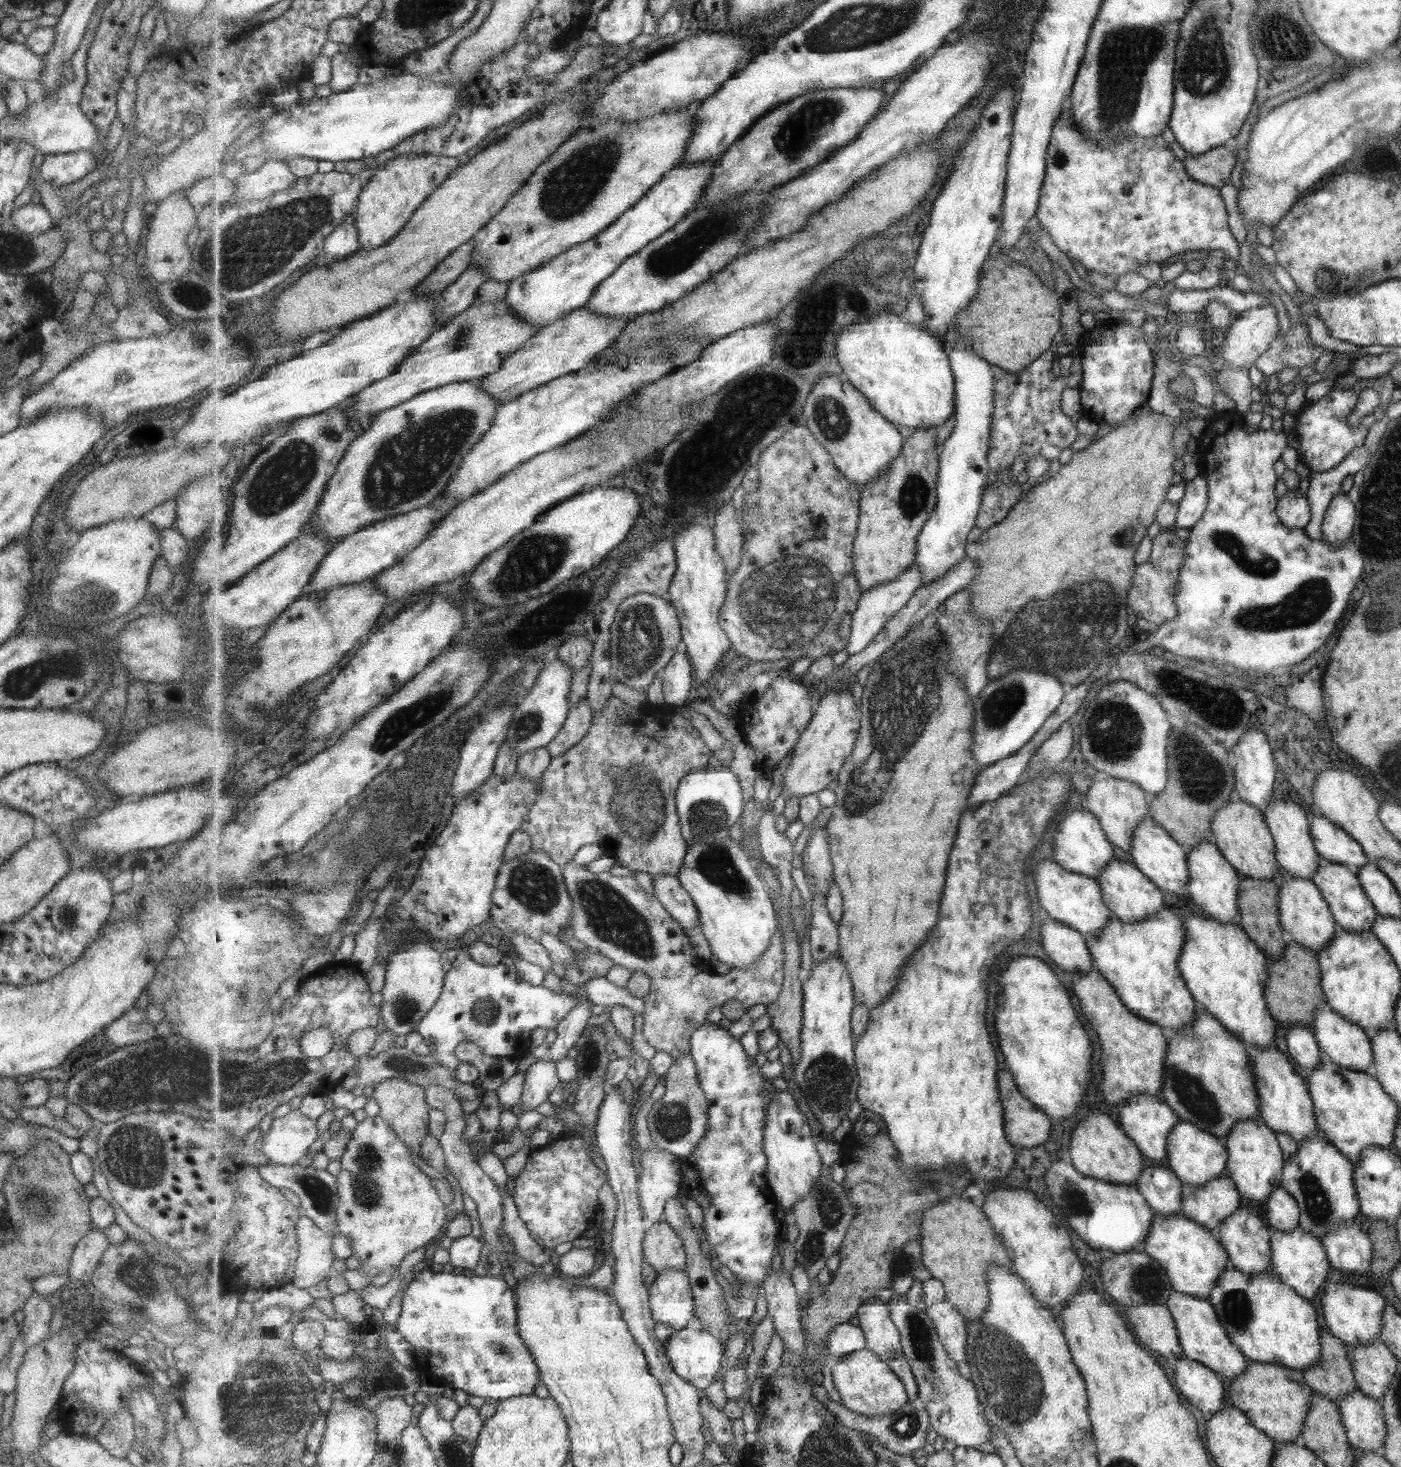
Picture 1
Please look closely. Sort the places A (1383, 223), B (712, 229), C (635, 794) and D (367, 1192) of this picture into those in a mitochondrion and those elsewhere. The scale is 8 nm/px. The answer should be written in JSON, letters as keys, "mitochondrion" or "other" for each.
{"A":"other","B":"mitochondrion","C":"mitochondrion","D":"mitochondrion"}

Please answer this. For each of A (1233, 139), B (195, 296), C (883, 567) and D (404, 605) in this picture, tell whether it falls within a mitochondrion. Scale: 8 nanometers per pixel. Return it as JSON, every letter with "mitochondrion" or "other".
{"A":"other","B":"mitochondrion","C":"other","D":"other"}

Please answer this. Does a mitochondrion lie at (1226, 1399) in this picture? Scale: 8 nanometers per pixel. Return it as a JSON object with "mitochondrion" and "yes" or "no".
{"mitochondrion":"no"}

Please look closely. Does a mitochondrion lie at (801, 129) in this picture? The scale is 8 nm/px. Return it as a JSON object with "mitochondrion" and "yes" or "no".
{"mitochondrion":"yes"}

